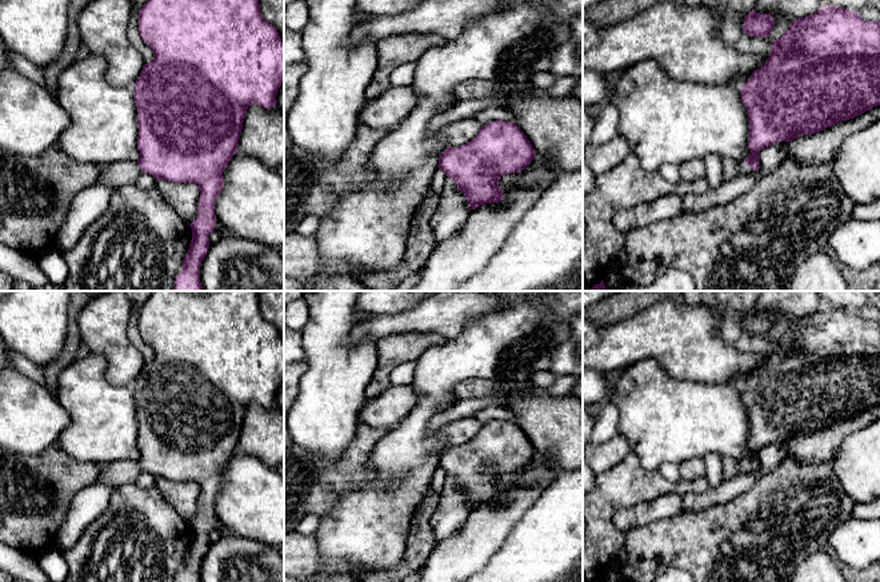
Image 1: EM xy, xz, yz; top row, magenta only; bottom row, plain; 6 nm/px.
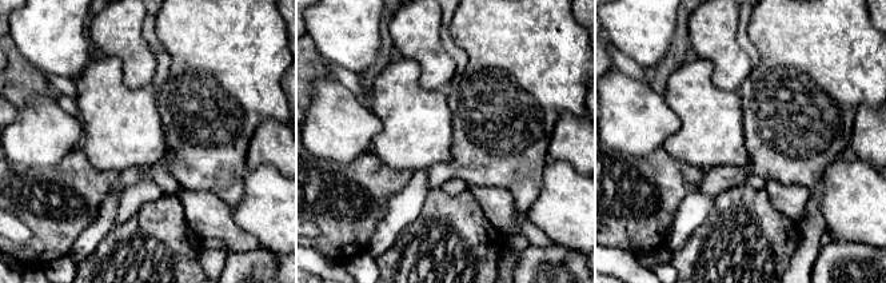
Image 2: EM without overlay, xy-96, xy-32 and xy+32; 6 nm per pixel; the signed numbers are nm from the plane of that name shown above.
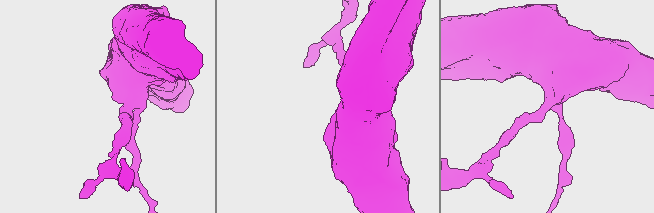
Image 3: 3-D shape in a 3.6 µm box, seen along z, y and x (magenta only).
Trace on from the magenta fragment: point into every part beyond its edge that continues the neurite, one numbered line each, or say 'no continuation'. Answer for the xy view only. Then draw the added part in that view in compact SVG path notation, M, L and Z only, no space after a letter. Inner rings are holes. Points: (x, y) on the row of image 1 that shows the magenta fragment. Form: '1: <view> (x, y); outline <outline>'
1: xy (118, 174); outline M125 160L116 162L104 167L100 167L100 175L96 183L107 184L112 188L132 184L141 175L141 170L137 162Z

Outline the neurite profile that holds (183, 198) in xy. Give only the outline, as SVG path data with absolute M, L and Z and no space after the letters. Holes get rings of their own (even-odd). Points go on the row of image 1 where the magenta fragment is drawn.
M156 179L155 187L184 222L191 224L197 218L200 200L197 184Z

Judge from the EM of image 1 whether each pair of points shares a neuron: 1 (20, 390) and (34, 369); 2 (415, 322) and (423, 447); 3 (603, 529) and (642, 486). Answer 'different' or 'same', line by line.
1: different
2: different
3: same

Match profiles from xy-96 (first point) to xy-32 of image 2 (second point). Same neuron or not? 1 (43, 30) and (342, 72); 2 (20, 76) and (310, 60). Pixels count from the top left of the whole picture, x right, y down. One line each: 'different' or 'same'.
1: different
2: same

